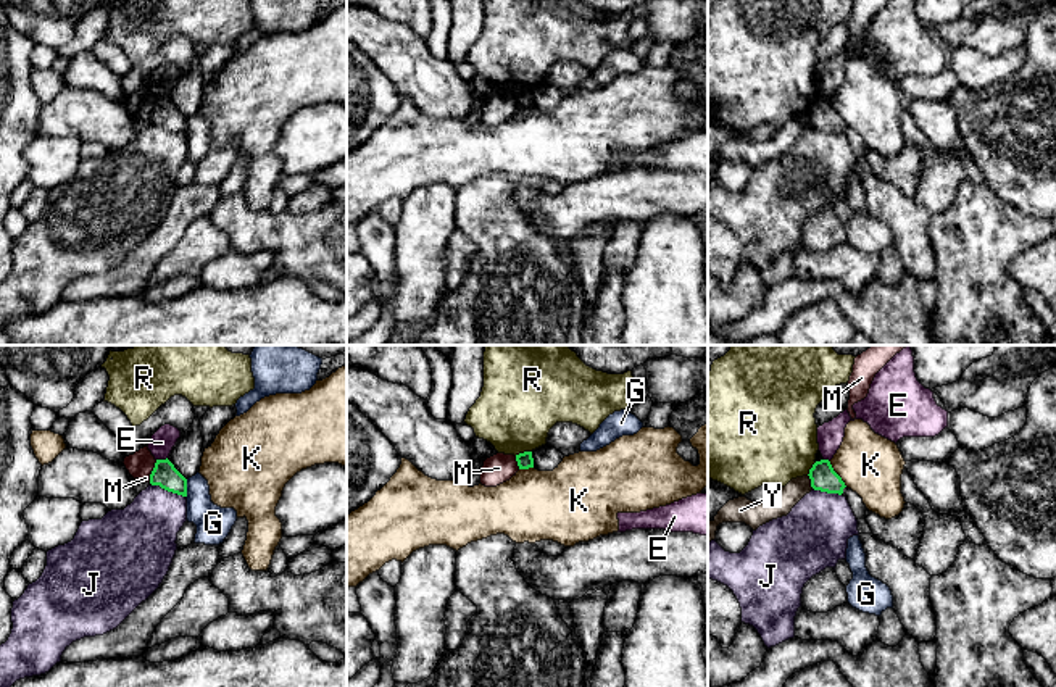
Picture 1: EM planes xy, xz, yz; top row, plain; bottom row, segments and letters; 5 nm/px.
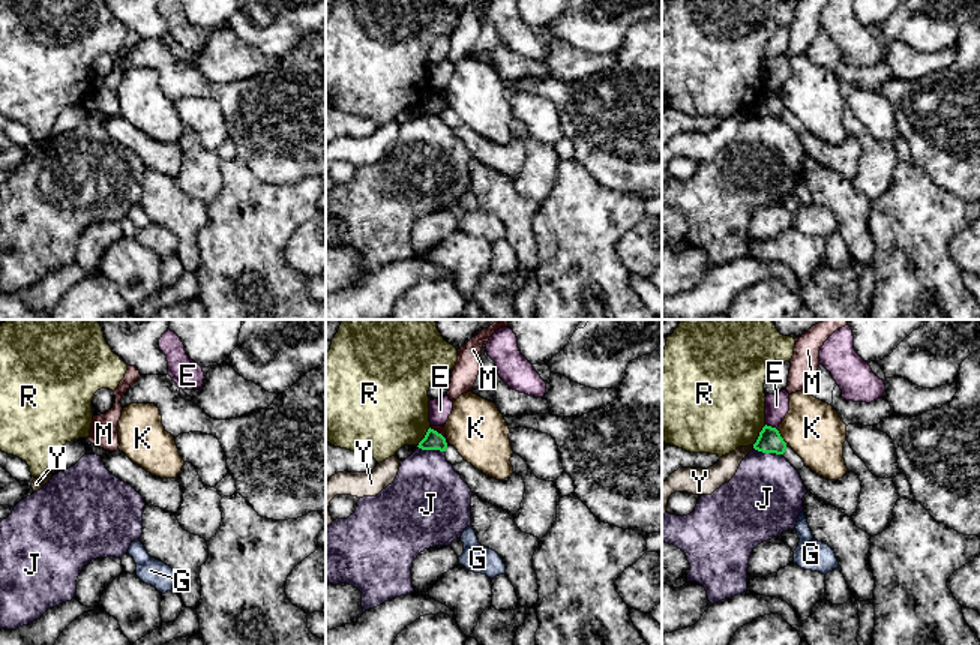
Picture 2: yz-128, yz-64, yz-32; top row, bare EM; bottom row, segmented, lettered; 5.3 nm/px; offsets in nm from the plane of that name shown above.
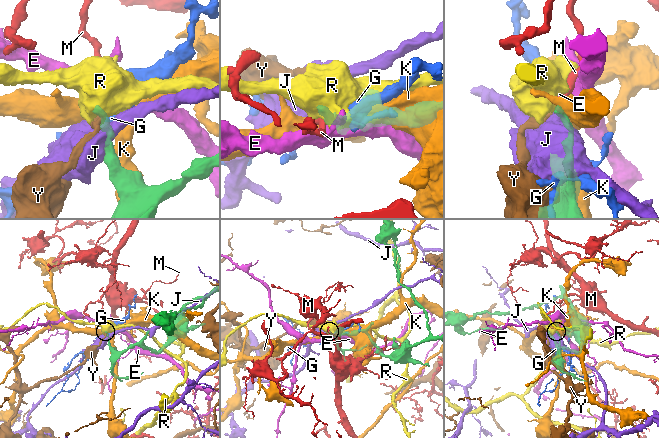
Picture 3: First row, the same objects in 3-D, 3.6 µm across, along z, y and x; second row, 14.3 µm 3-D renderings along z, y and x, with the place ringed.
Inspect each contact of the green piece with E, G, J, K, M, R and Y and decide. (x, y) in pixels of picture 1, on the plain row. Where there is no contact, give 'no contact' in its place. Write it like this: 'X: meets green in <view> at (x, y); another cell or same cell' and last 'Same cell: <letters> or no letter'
E: meets green in xy at (162, 99); another cell
G: meets green in xy at (186, 128); another cell
J: meets green in xy at (168, 129); another cell
K: meets green in yz at (837, 113); another cell
M: meets green in xy at (152, 110); another cell
R: meets green in xz at (524, 91); another cell
Y: meets green in yz at (811, 120); another cell
Same cell: no letter

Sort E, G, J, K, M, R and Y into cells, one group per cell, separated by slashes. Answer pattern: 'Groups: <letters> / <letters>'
Groups: E / G / J / K / M / R / Y

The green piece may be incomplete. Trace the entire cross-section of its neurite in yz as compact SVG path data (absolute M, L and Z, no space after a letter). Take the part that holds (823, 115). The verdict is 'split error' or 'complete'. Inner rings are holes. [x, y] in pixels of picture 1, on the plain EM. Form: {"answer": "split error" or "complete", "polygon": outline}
{"answer": "complete", "polygon": "M829 98L816 100L808 114L814 129L842 134L846 126Z"}

